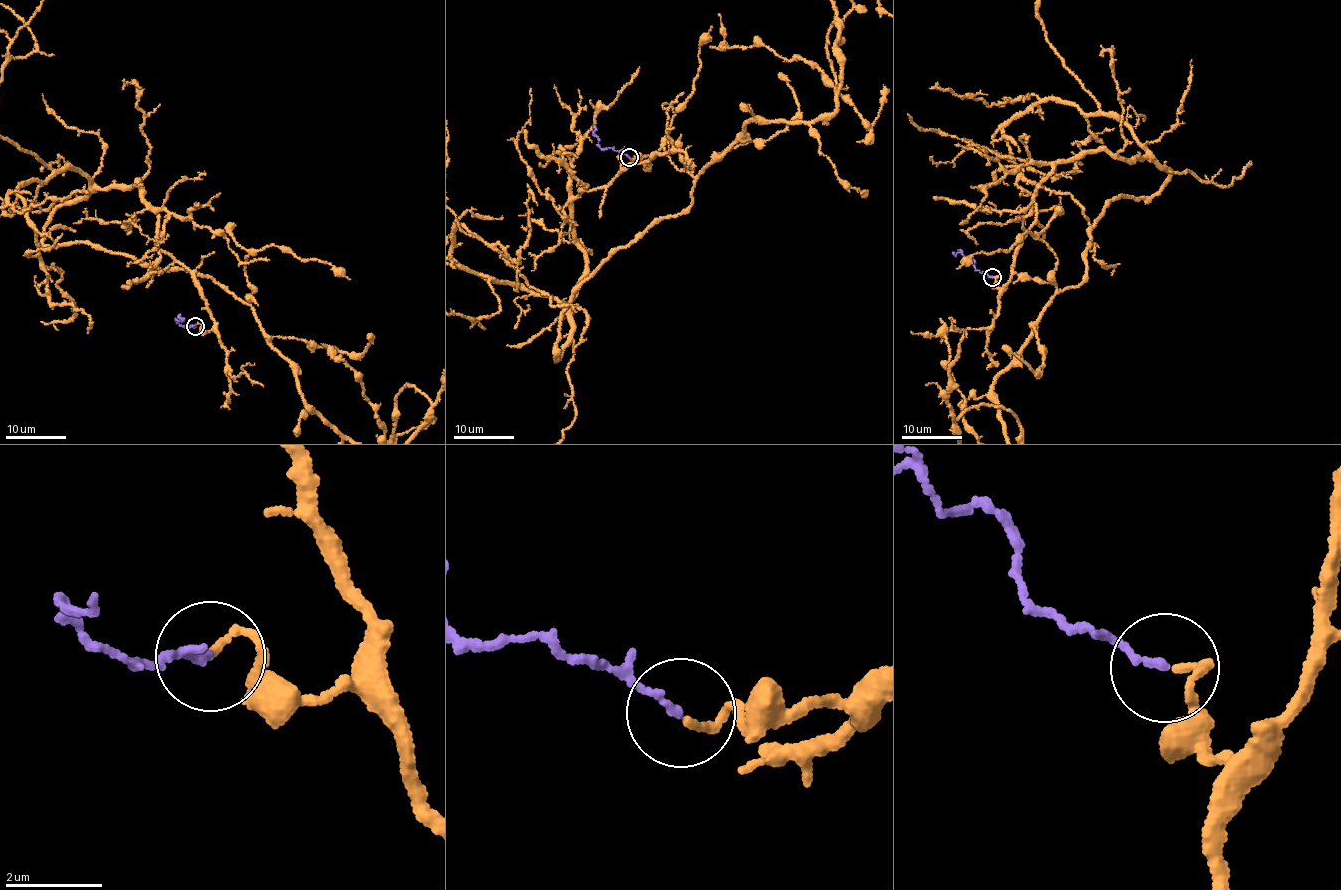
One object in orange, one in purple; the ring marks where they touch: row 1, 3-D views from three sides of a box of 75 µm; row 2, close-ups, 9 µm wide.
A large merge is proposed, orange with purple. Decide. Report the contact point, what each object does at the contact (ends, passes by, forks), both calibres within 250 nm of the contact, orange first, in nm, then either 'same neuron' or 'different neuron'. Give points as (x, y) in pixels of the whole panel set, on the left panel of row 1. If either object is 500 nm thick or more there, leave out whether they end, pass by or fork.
place (195, 326); orange ends; purple ends; calibres 130 and 150 nm; same neuron

